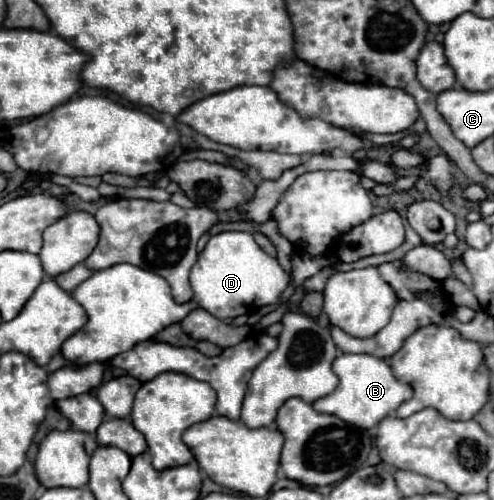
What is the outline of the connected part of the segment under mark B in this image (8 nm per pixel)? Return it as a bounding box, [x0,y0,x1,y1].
[312,354,412,430]

